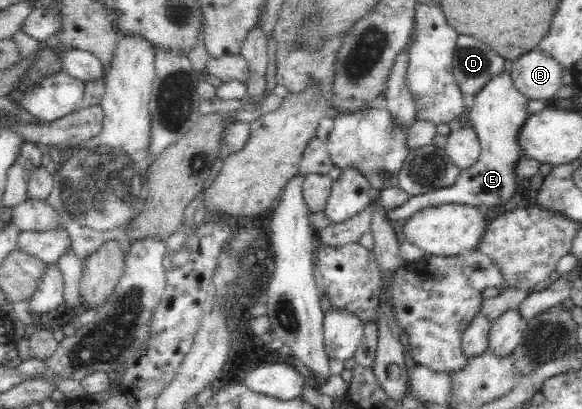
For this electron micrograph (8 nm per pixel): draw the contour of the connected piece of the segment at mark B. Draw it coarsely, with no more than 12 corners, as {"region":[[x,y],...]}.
{"region":[[536,48],[509,61],[514,86],[552,102],[563,67]]}

